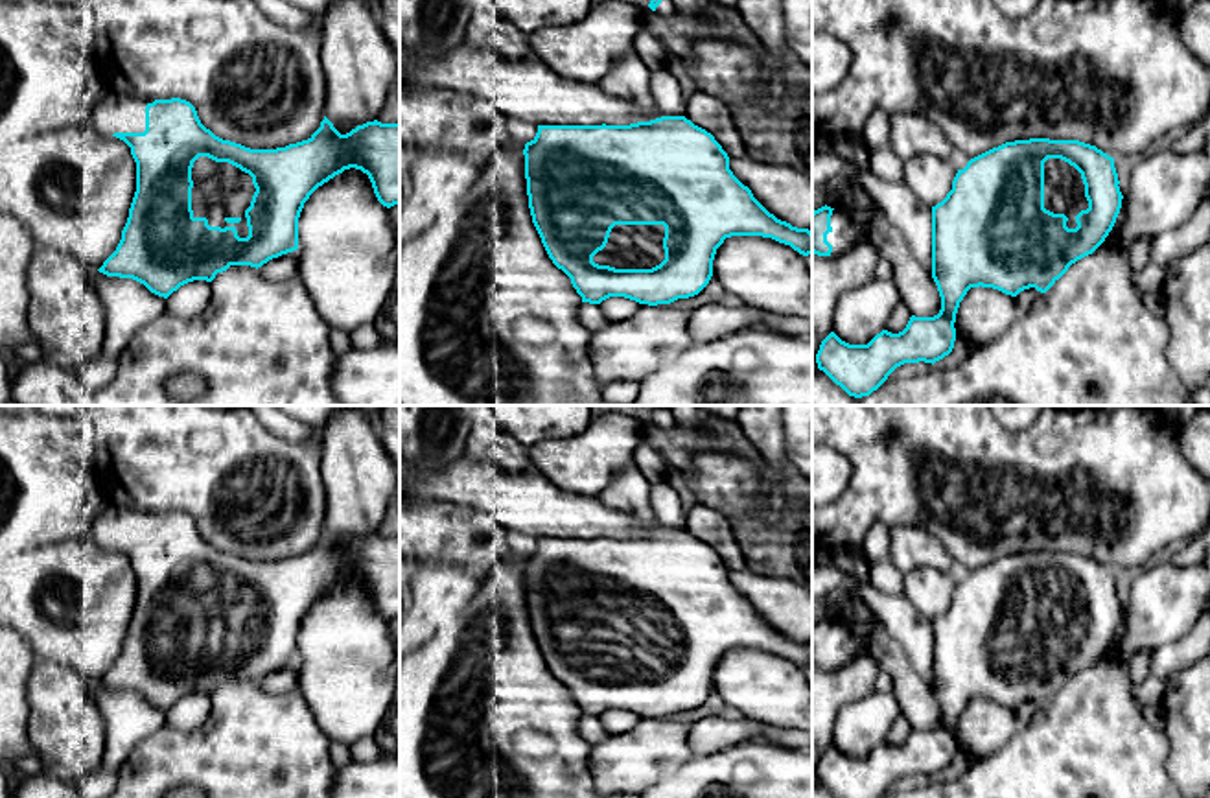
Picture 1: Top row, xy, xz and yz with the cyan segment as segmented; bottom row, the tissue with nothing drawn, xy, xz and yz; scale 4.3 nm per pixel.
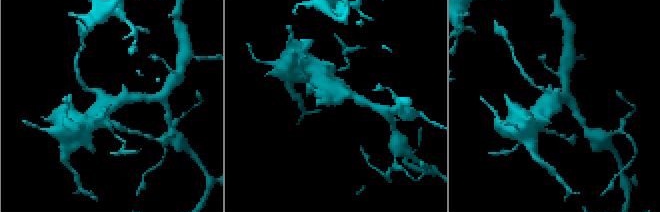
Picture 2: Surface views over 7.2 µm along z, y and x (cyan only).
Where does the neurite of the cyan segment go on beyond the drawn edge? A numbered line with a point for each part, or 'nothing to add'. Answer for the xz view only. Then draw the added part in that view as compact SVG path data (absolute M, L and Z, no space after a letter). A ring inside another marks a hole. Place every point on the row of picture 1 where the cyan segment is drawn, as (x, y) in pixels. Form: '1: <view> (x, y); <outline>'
1: xz (628, 246); M615 225L593 262L615 269L652 269L665 260L663 238L663 225Z

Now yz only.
1: yz (1063, 187); M1061 158L1044 162L1044 208L1065 214L1068 229L1076 229L1076 216L1088 208L1081 173Z

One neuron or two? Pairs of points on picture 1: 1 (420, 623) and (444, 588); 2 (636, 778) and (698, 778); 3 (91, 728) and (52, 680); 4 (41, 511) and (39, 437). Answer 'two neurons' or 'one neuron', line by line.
1: one neuron
2: two neurons
3: one neuron
4: one neuron

